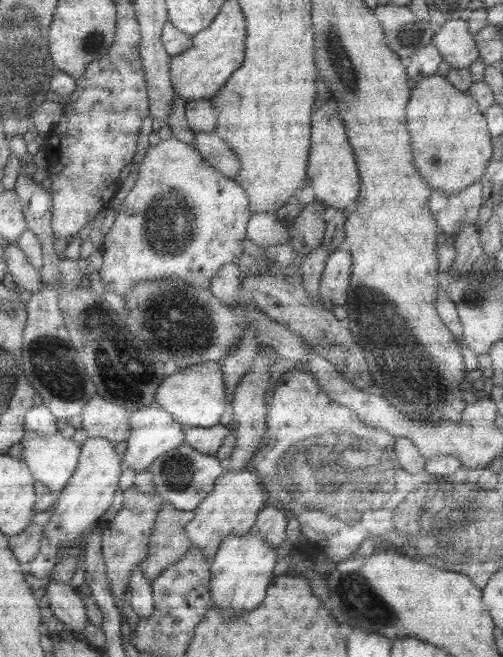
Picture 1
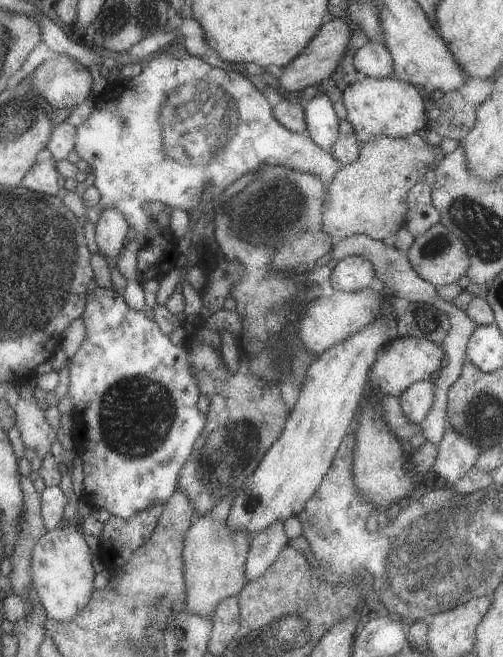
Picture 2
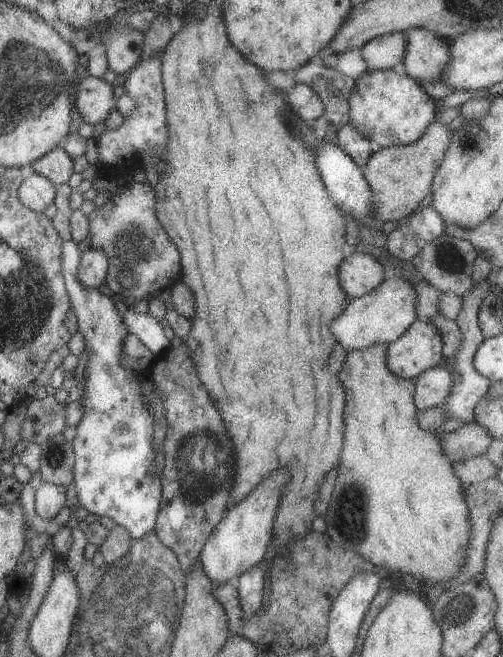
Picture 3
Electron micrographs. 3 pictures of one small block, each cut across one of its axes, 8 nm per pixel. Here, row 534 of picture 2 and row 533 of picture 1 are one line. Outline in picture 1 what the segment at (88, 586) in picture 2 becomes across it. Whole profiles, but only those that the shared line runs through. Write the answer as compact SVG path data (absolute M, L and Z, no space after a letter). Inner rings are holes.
M101 436L87 438L81 446L81 454L77 460L77 466L73 470L73 476L69 484L55 496L55 508L49 516L49 522L43 526L43 534L39 538L39 554L27 562L21 564L23 574L31 574L35 578L47 578L49 582L55 582L53 568L67 550L77 550L83 532L91 530L95 522L101 522L101 514L109 510L113 504L113 494L119 490L119 476L123 472L121 454L115 454L115 446L109 440L103 440Z

